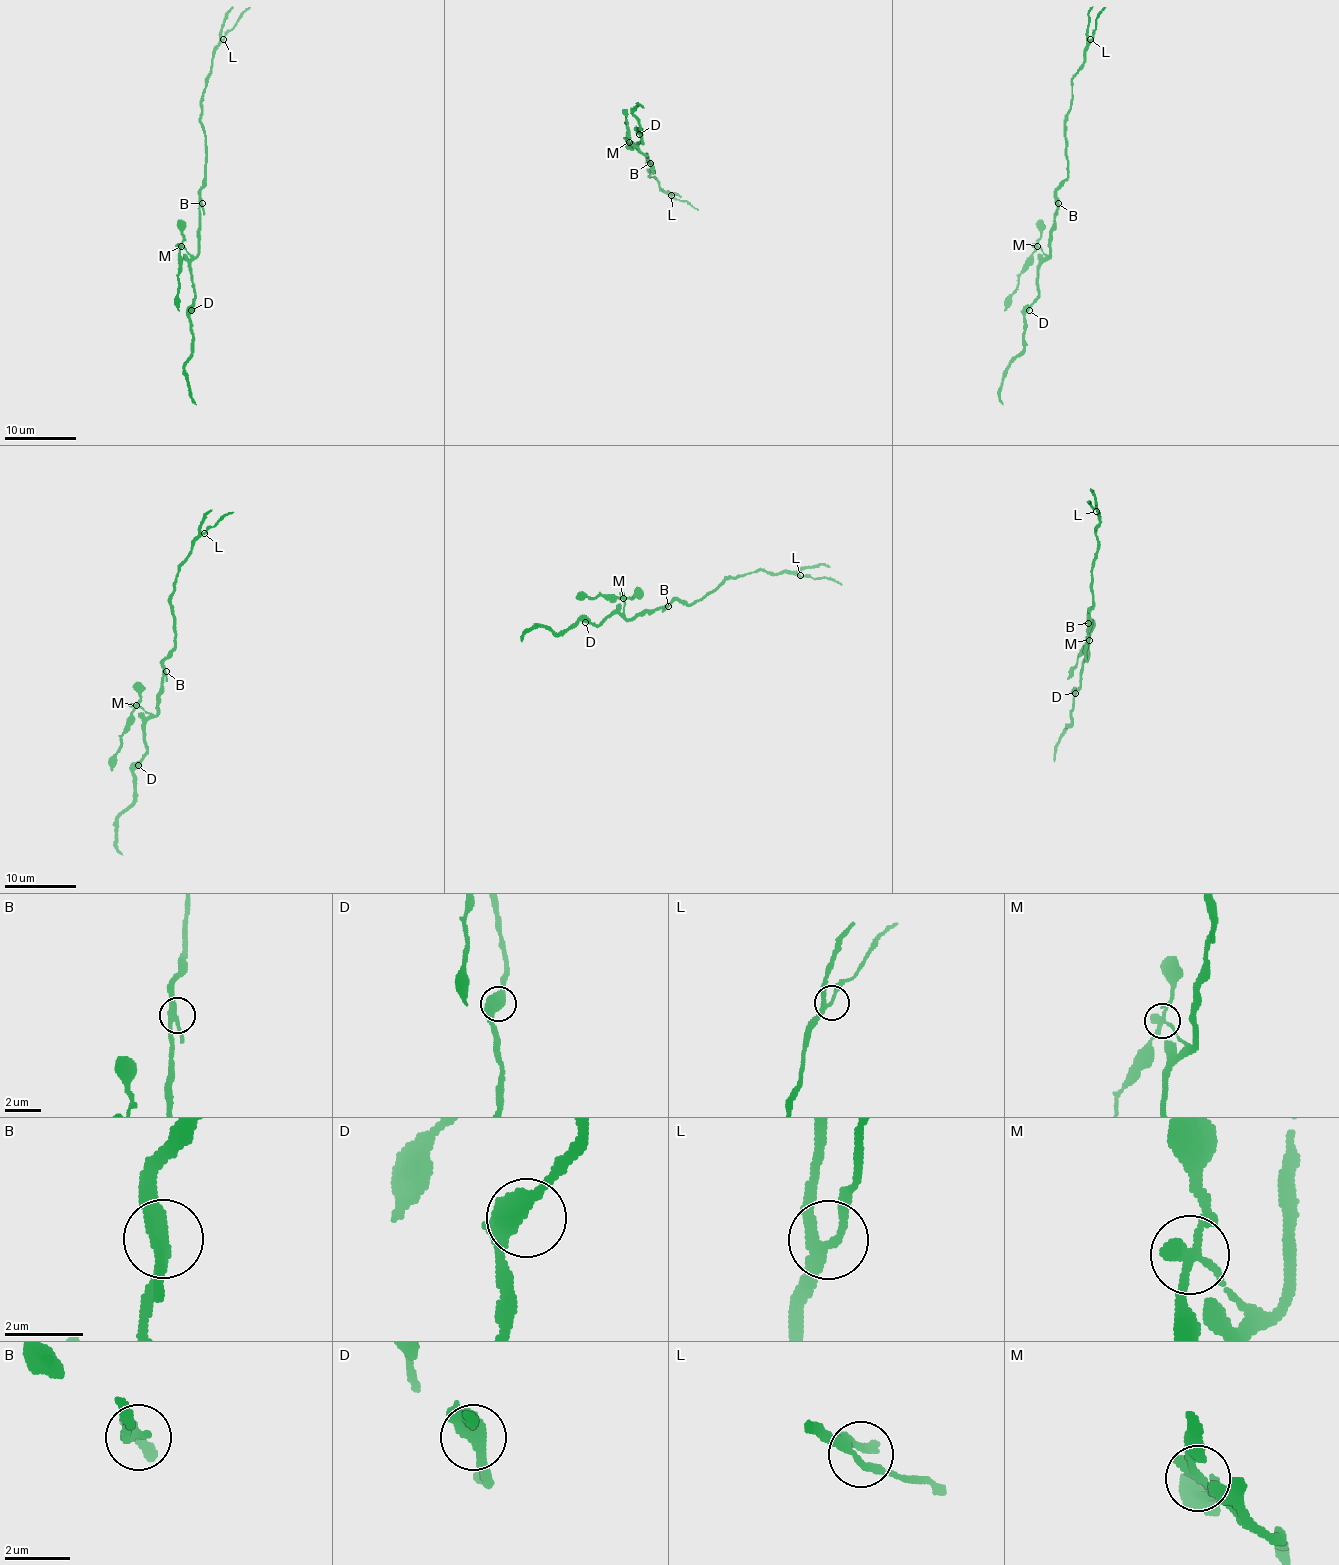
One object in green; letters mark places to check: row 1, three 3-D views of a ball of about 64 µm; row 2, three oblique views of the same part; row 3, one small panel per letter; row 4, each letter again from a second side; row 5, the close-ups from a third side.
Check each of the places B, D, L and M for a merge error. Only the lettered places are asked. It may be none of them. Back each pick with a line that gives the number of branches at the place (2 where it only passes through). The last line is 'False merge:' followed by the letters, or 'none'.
M: Branches: 3
False merge: M

